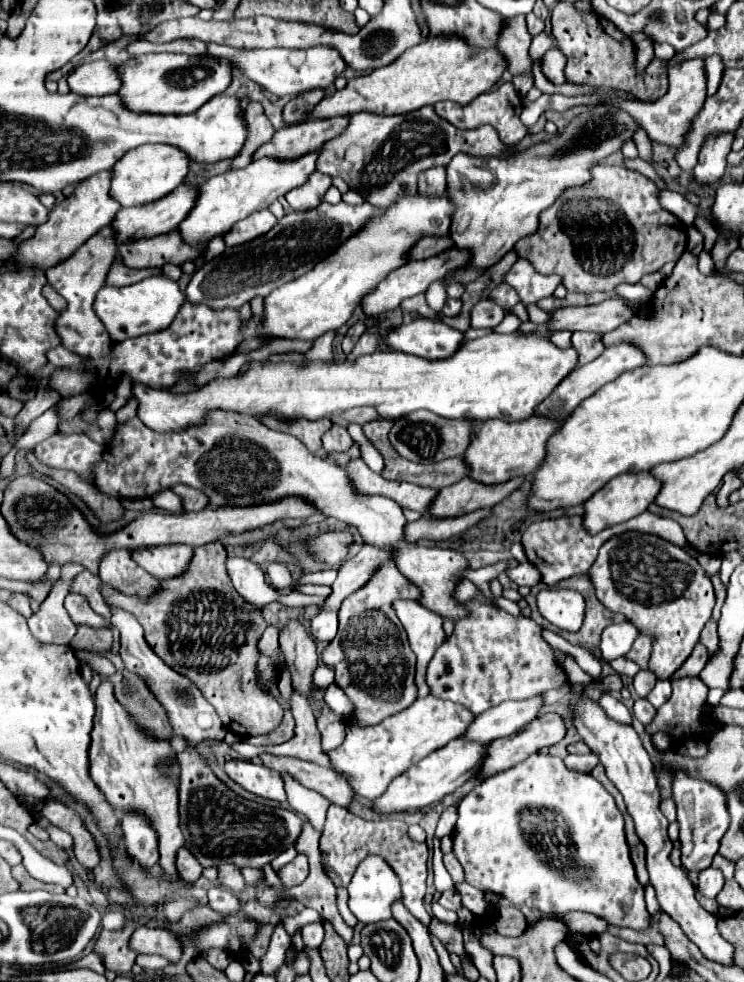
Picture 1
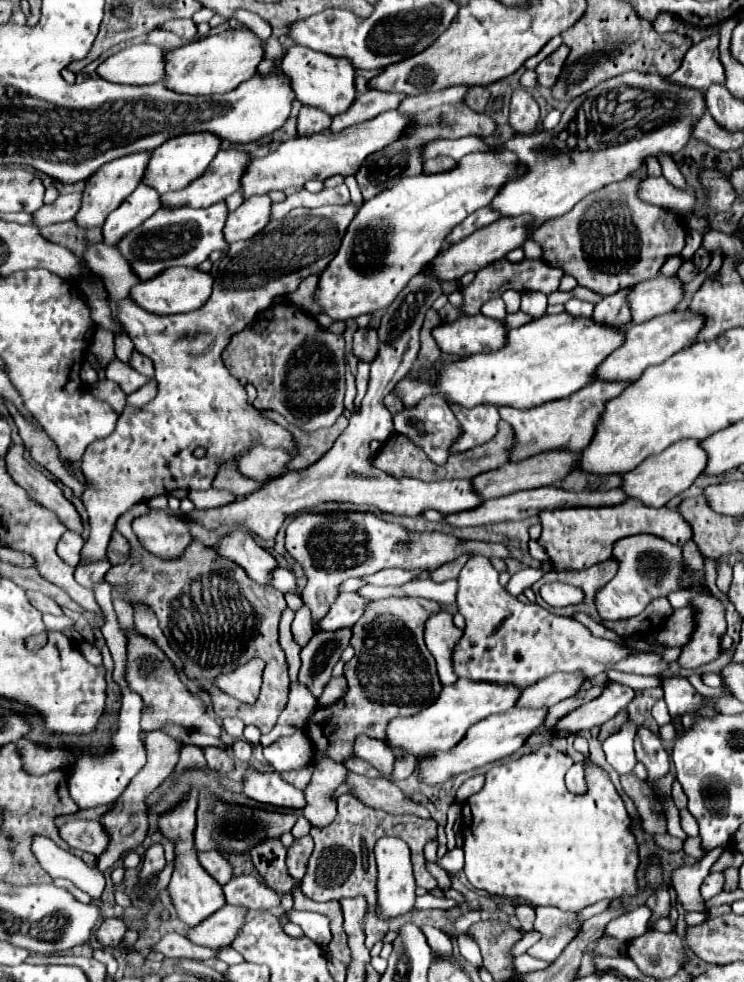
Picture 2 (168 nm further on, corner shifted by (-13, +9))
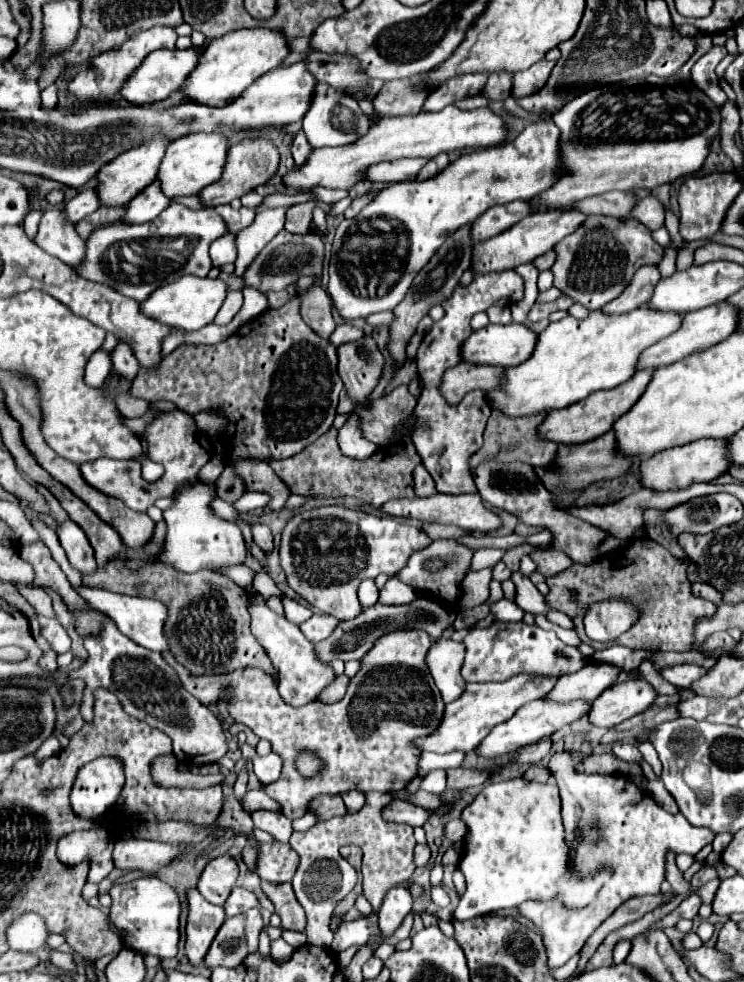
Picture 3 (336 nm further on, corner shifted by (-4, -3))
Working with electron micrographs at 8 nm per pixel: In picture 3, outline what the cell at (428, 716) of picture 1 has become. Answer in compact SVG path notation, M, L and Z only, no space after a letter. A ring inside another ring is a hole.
M515 675L505 683L467 683L463 695L459 695L455 703L447 703L445 715L437 731L433 735L415 739L415 747L419 751L435 751L435 753L451 753L451 751L469 753L497 723L511 719L515 711L525 703L541 699L553 685L555 679L533 677L533 675Z

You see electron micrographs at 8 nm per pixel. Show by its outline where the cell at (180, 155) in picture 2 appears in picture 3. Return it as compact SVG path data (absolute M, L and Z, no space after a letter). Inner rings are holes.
M193 133L173 141L157 171L157 181L161 183L161 191L169 195L169 199L197 195L203 187L217 181L221 177L221 169L227 155L227 139L221 133Z

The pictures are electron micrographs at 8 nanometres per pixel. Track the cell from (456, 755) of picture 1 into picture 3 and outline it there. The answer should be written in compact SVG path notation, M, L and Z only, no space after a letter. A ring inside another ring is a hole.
M531 701L527 705L523 705L509 721L493 727L493 731L475 747L477 755L483 755L487 759L495 759L495 757L503 757L503 755L513 755L519 749L537 743L541 737L553 735L555 731L559 731L561 727L573 723L575 719L583 717L589 713L589 703L587 701L573 701L567 705L559 705L559 703L551 703L551 701Z

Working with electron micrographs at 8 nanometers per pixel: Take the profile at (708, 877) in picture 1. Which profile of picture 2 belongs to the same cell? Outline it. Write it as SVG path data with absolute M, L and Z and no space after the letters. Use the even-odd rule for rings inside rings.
M710 873L710 875L704 879L702 887L700 887L702 899L708 901L708 899L712 899L714 895L718 895L720 891L722 891L722 873Z

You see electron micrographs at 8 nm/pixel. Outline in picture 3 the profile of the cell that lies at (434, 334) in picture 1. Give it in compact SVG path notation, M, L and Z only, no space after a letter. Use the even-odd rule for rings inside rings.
M487 325L483 329L471 331L469 339L461 345L461 359L475 365L519 365L523 363L533 347L535 333L525 325Z

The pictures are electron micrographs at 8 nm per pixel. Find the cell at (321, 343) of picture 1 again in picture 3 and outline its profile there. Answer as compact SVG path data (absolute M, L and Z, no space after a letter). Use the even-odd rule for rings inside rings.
M383 311L368 316L367 323L372 326L390 325L394 319L392 311Z

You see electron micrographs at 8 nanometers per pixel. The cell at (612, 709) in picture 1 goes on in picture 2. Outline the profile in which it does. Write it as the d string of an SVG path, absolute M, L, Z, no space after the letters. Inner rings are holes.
M630 721L612 737L608 737L604 741L604 753L606 753L606 761L618 771L618 775L626 775L632 773L636 761L634 755L634 747L632 747L632 739L636 733L636 725L632 725Z

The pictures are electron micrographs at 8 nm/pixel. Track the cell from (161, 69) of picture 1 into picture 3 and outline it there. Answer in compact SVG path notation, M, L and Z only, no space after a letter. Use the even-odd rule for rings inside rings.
M239 29L231 31L219 39L209 41L201 49L199 67L189 73L189 79L179 87L179 91L189 99L203 105L221 107L237 99L257 77L279 67L287 57L287 41L281 33L271 29Z

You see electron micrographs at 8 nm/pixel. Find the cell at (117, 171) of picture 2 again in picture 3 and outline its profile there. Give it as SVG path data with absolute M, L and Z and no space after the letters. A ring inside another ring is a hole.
M155 137L151 141L145 141L137 149L121 153L117 159L113 159L105 167L101 167L101 171L97 173L97 193L101 195L101 207L125 205L137 193L141 193L147 185L151 185L155 181L155 175L157 175L157 169L165 155L167 145L169 145L169 141L165 137Z

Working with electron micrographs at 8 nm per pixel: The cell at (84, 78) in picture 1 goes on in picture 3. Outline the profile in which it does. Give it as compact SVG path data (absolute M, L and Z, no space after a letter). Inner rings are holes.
M195 47L191 49L159 49L159 51L153 51L151 55L145 57L145 61L141 63L141 67L137 67L129 79L125 79L123 87L121 87L121 97L129 103L135 103L135 105L147 105L147 103L157 103L157 101L163 101L167 99L173 91L177 91L177 87L187 79L187 75L195 69L199 61L199 51Z

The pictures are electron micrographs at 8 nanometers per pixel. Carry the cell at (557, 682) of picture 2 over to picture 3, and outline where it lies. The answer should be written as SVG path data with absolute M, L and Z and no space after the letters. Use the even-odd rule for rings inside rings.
M593 665L593 667L583 667L577 673L563 675L557 679L555 687L543 697L553 703L569 703L573 699L585 699L593 701L597 695L607 689L613 679L621 673L619 667L613 665Z

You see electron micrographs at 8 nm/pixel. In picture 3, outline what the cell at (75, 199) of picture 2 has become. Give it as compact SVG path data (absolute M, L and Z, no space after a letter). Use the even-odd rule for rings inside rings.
M81 189L71 201L65 203L65 217L71 223L81 221L83 217L91 215L93 211L99 209L99 199L97 199L97 191L95 189Z

